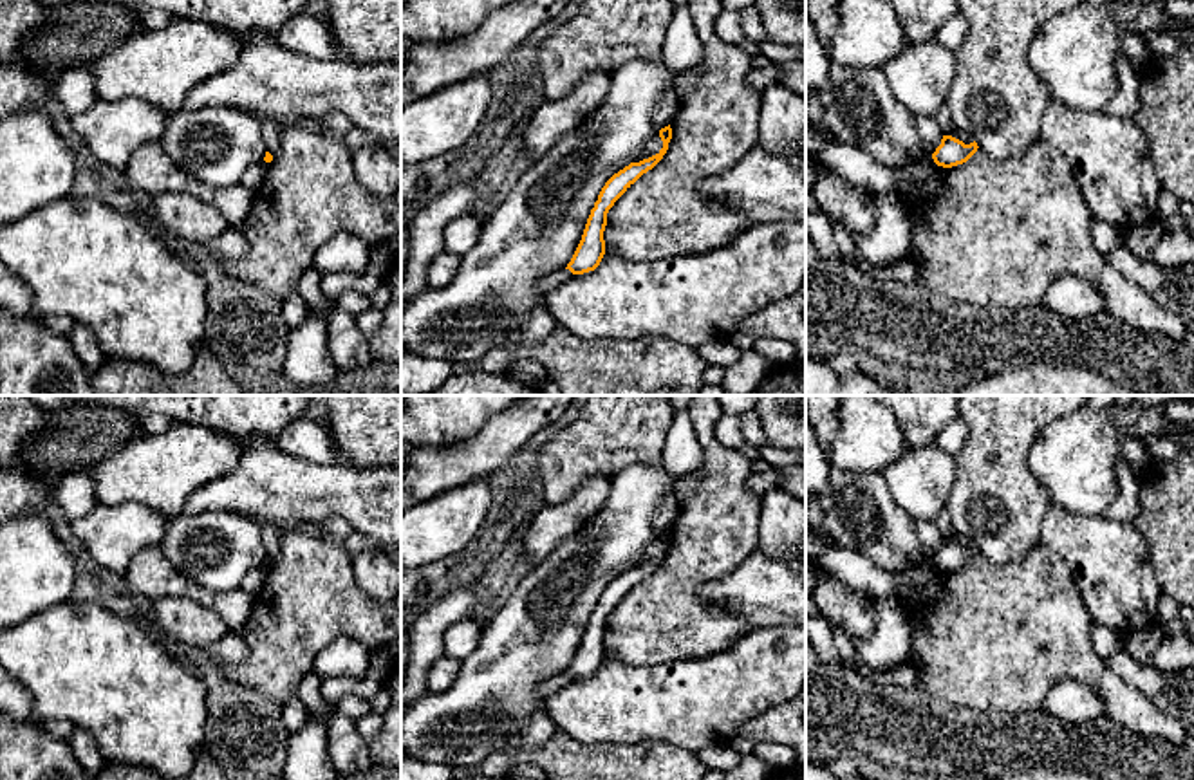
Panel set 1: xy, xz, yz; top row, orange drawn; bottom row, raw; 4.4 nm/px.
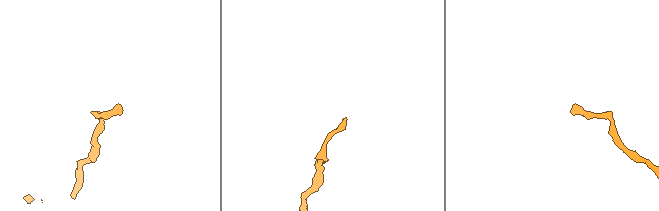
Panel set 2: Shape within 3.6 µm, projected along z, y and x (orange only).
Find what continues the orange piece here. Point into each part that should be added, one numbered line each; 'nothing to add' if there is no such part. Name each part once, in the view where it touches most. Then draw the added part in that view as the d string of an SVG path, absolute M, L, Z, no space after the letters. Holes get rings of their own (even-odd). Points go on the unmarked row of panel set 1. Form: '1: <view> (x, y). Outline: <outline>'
nothing to add

